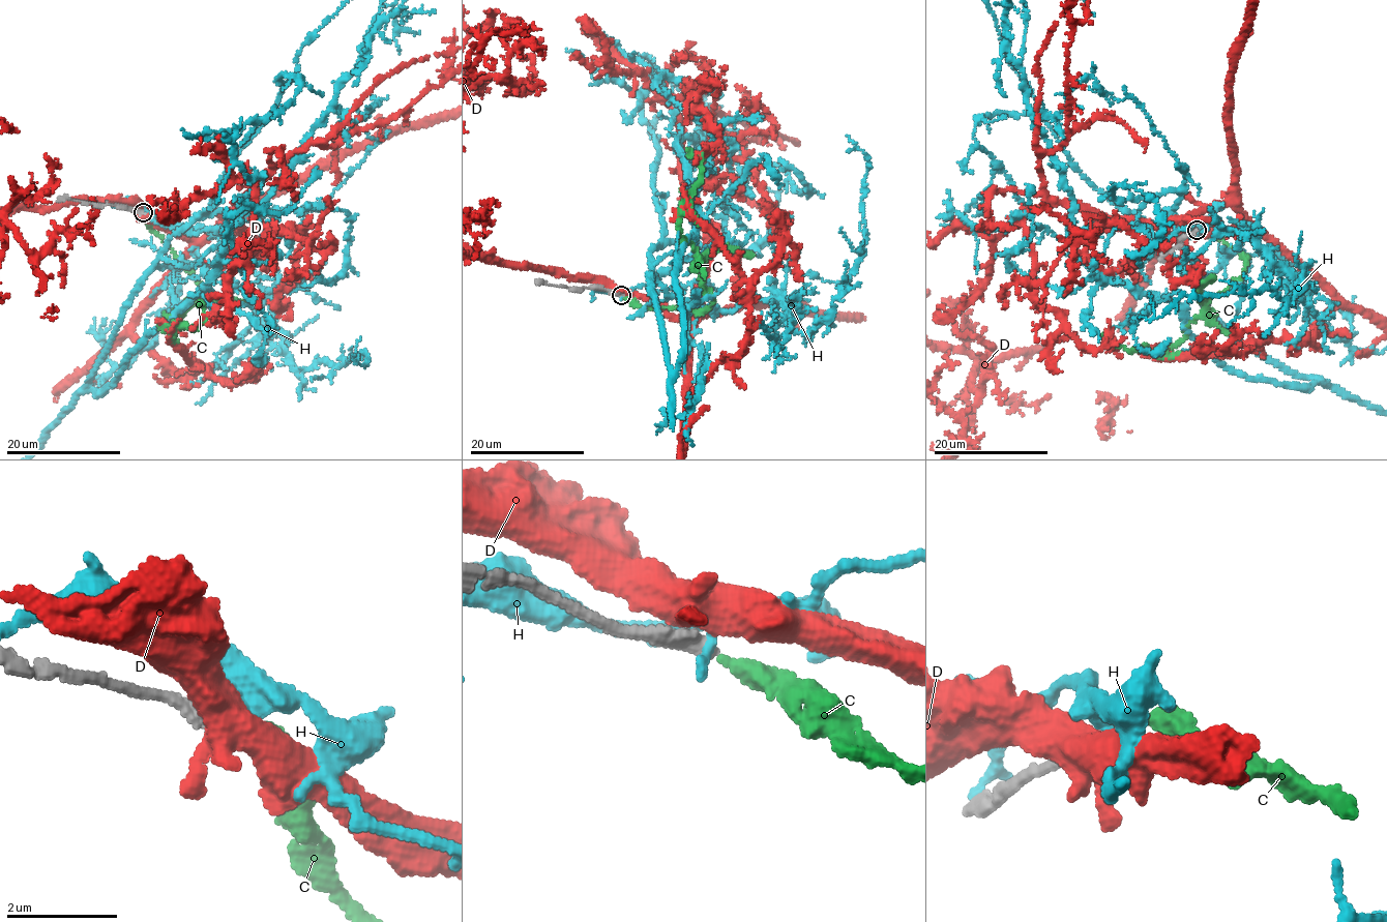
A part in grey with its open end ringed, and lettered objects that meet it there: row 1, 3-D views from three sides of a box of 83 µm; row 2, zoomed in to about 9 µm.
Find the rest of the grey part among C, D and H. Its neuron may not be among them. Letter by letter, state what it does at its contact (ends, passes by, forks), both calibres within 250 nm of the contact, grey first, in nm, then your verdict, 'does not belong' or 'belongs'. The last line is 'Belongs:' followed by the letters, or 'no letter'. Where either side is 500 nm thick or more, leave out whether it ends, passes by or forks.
C: it ends; calibres 280 and 320 nm; belongs
D: it forks; calibres 320 and 480 nm; does not belong
H: it ends; calibres 320 and 300 nm; does not belong
Belongs: C

